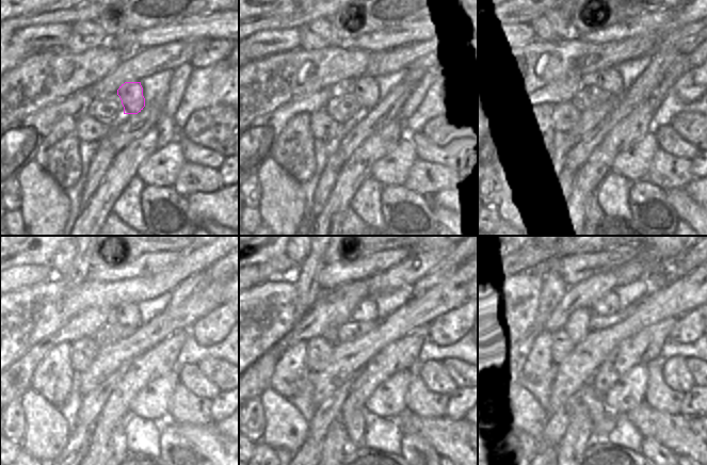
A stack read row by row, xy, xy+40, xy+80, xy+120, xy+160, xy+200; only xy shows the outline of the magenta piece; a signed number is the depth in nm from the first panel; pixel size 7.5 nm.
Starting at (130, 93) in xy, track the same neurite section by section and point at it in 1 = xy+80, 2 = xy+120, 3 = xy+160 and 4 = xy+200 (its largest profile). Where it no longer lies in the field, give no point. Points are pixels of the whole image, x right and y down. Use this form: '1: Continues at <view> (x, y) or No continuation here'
1: Continues at xy+80 (609, 79)
2: Continues at xy+120 (128, 314)
3: Continues at xy+160 (366, 309)
4: Continues at xy+200 (608, 304)

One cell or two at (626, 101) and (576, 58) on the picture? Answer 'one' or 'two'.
two

